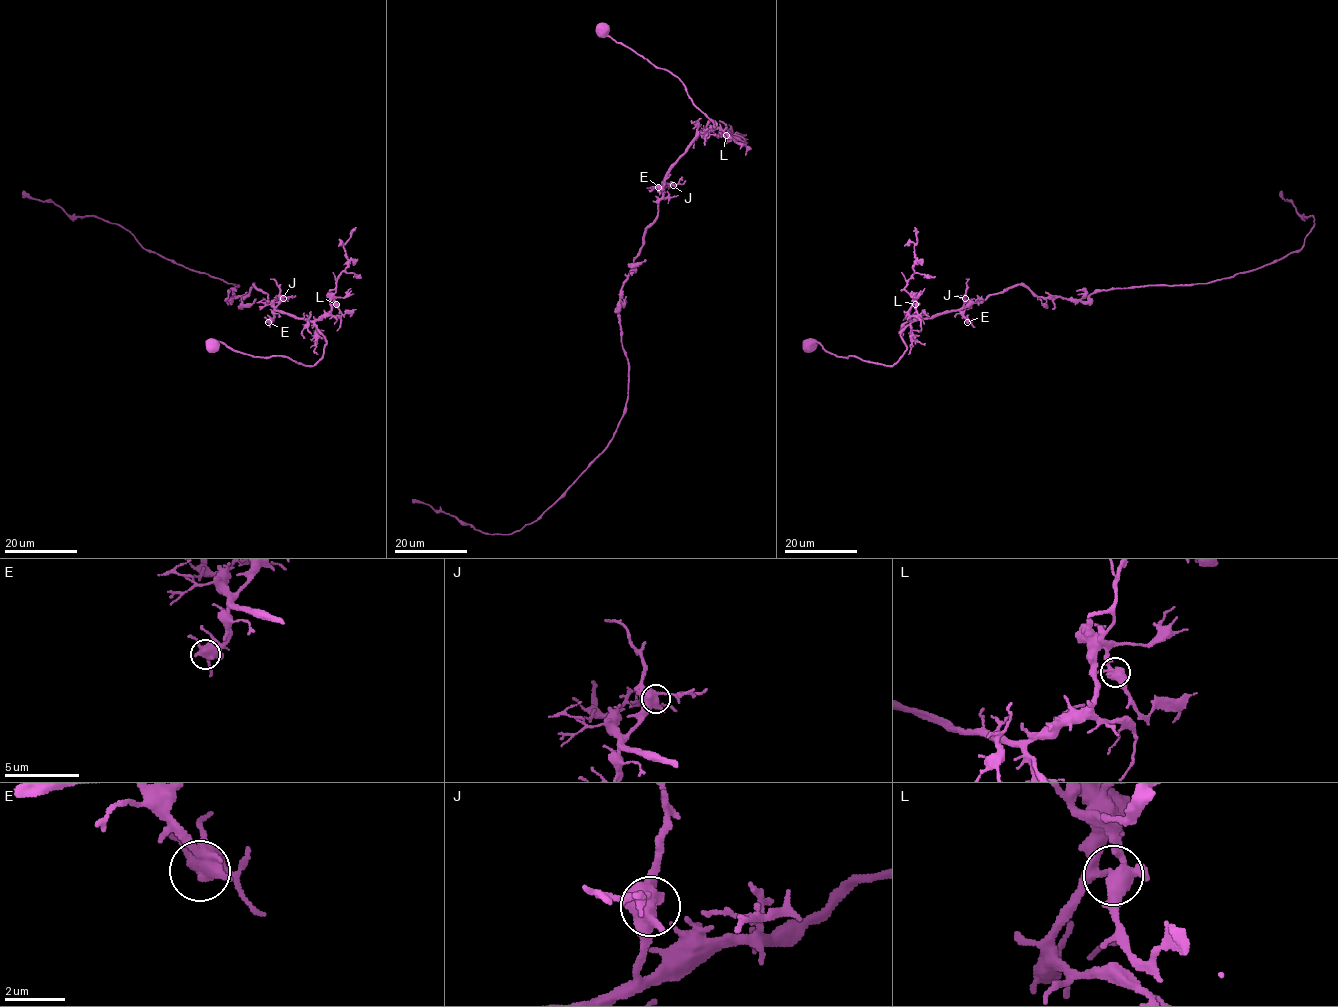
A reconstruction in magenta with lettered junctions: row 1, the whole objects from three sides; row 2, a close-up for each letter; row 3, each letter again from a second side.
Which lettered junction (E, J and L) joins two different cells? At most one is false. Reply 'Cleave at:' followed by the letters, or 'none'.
Cleave at: L

